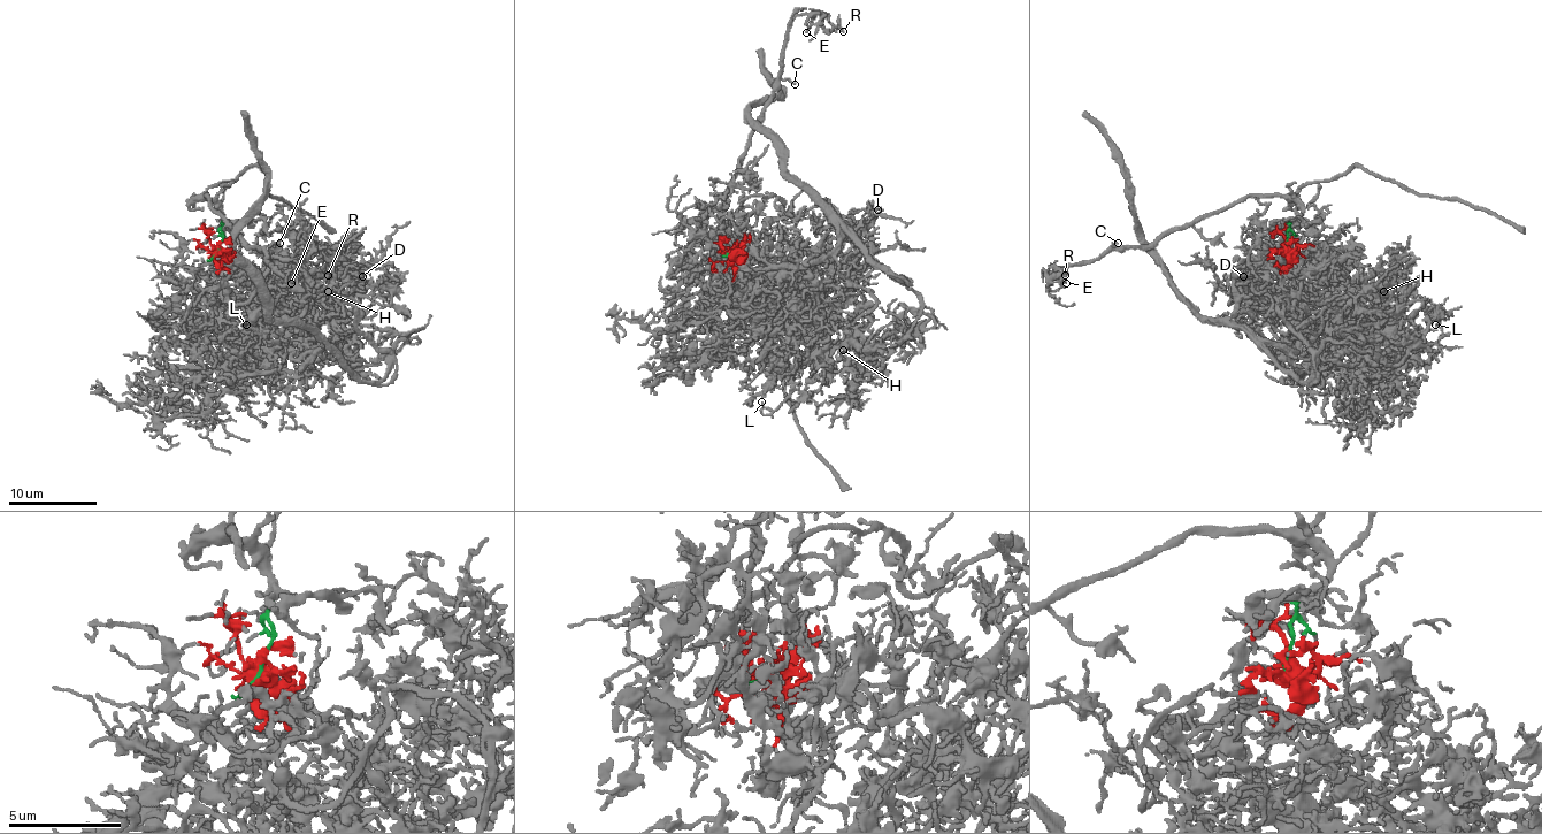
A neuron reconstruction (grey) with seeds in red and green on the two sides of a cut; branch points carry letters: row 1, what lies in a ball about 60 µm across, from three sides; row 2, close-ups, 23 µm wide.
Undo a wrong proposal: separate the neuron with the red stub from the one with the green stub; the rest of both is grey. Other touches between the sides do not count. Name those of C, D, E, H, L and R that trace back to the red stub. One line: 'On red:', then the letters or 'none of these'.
On red: D, H, L

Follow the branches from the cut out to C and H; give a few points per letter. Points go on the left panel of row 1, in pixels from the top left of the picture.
C: (216, 250), (223, 230), (219, 208), (207, 196), (209, 204), (250, 246), (279, 244)
H: (216, 250), (219, 285), (229, 303), (234, 290), (236, 314), (250, 319), (260, 281), (304, 278), (329, 292)

